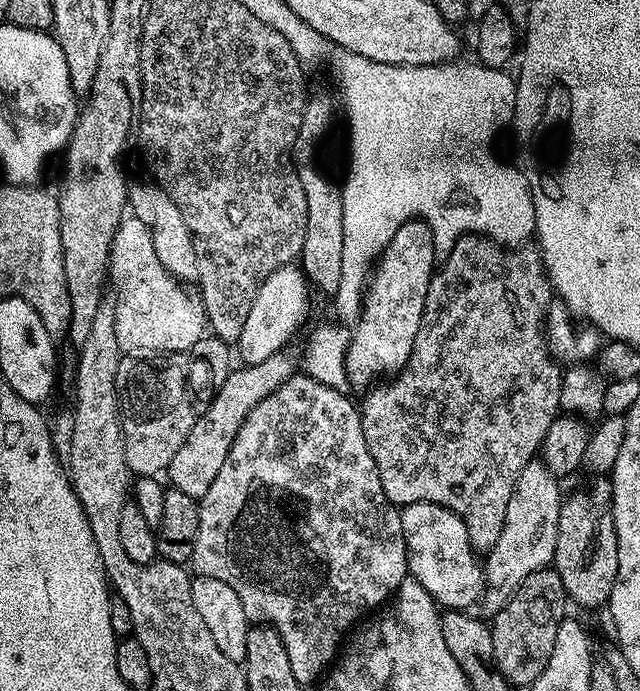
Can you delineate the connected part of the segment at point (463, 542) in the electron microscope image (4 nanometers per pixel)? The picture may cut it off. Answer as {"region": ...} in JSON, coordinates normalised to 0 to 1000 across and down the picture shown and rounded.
{"region":[[[647,724],[633,728],[630,734],[625,735],[625,748],[628,750],[628,773],[631,774],[631,783],[634,784],[634,796],[638,797],[638,826],[641,829],[642,838],[653,841],[664,854],[675,861],[675,867],[681,870],[683,876],[694,883],[731,883],[739,877],[736,874],[748,876],[752,873],[753,864],[759,855],[759,841],[756,836],[758,818],[750,810],[745,800],[738,792],[734,784],[734,773],[731,771],[730,761],[722,755],[722,750],[716,750],[703,738],[697,738],[691,732],[683,729],[672,729],[666,724]]]}

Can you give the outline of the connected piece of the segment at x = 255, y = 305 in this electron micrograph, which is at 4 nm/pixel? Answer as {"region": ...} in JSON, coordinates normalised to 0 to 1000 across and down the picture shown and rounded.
{"region":[[[445,385],[416,402],[391,443],[391,454],[384,454],[384,472],[378,472],[378,483],[372,489],[375,515],[381,520],[377,522],[383,528],[409,524],[445,502],[444,496],[455,489],[481,449],[481,423],[484,424],[484,412],[467,386]]]}

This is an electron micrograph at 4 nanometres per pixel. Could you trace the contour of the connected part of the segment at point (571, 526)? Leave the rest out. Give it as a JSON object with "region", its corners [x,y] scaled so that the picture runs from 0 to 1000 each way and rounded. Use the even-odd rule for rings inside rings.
{"region":[[[931,686],[902,712],[886,713],[872,750],[872,779],[863,816],[878,836],[886,867],[916,880],[948,876],[966,831],[966,779],[956,748],[956,696]]]}

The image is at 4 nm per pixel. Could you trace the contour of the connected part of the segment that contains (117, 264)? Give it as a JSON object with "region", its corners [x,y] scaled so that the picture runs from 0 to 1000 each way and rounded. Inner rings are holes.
{"region":[[[200,310],[188,320],[180,342],[175,343],[172,363],[172,399],[188,410],[188,430],[178,444],[178,478],[184,489],[184,501],[194,512],[275,512],[292,511],[303,498],[322,483],[322,459],[319,441],[305,427],[292,423],[289,412],[267,399],[241,368],[241,344],[234,333],[216,315]]]}

